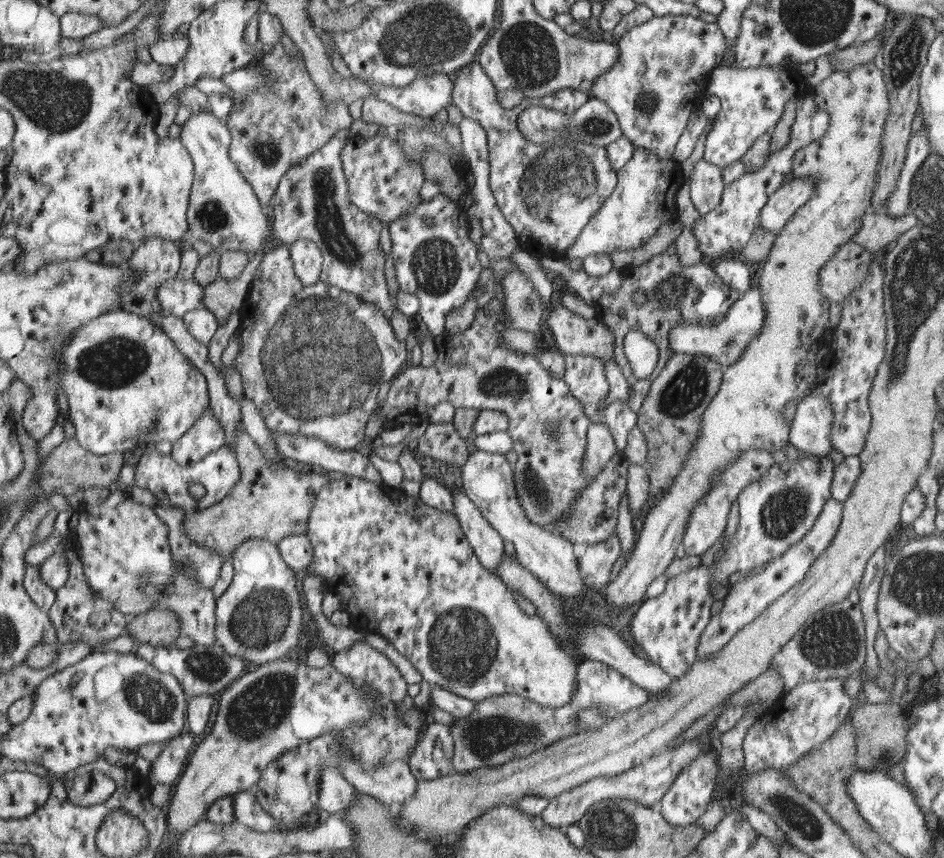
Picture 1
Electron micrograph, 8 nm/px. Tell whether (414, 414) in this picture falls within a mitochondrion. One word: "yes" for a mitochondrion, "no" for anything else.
no

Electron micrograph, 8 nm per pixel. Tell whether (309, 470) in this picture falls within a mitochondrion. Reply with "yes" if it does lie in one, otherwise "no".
no

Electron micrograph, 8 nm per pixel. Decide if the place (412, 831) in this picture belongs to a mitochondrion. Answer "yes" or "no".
no

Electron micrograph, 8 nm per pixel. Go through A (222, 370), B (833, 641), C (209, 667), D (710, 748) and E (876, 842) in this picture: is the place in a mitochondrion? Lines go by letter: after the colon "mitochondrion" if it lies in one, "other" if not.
A: other
B: mitochondrion
C: mitochondrion
D: other
E: other

